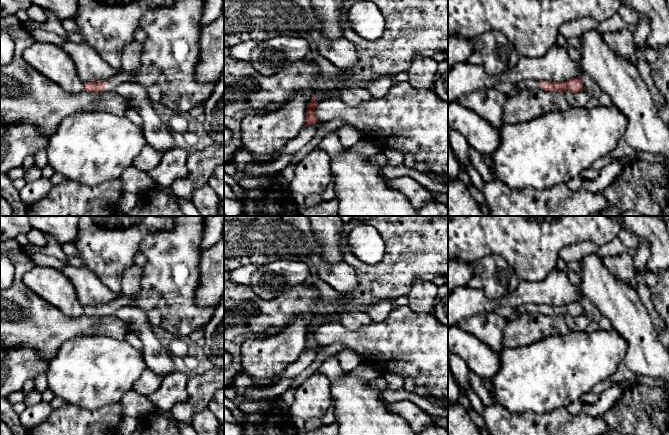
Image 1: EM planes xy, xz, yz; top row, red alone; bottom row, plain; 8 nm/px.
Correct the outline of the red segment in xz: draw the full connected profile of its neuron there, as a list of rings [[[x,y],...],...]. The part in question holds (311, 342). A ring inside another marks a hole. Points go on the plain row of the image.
[[[312,320],[311,326],[307,328],[305,349],[311,349],[319,345],[317,340],[315,339],[316,329],[317,328],[315,327],[315,320]]]

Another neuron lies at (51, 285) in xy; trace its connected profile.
[[[34,266],[22,280],[29,290],[65,315],[73,318],[84,315],[84,307],[78,301],[74,286],[62,271]]]

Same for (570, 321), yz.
[[[565,314],[565,315],[561,316],[561,318],[566,322],[566,324],[569,328],[569,332],[577,331],[575,328],[576,318],[572,317],[569,314]]]

